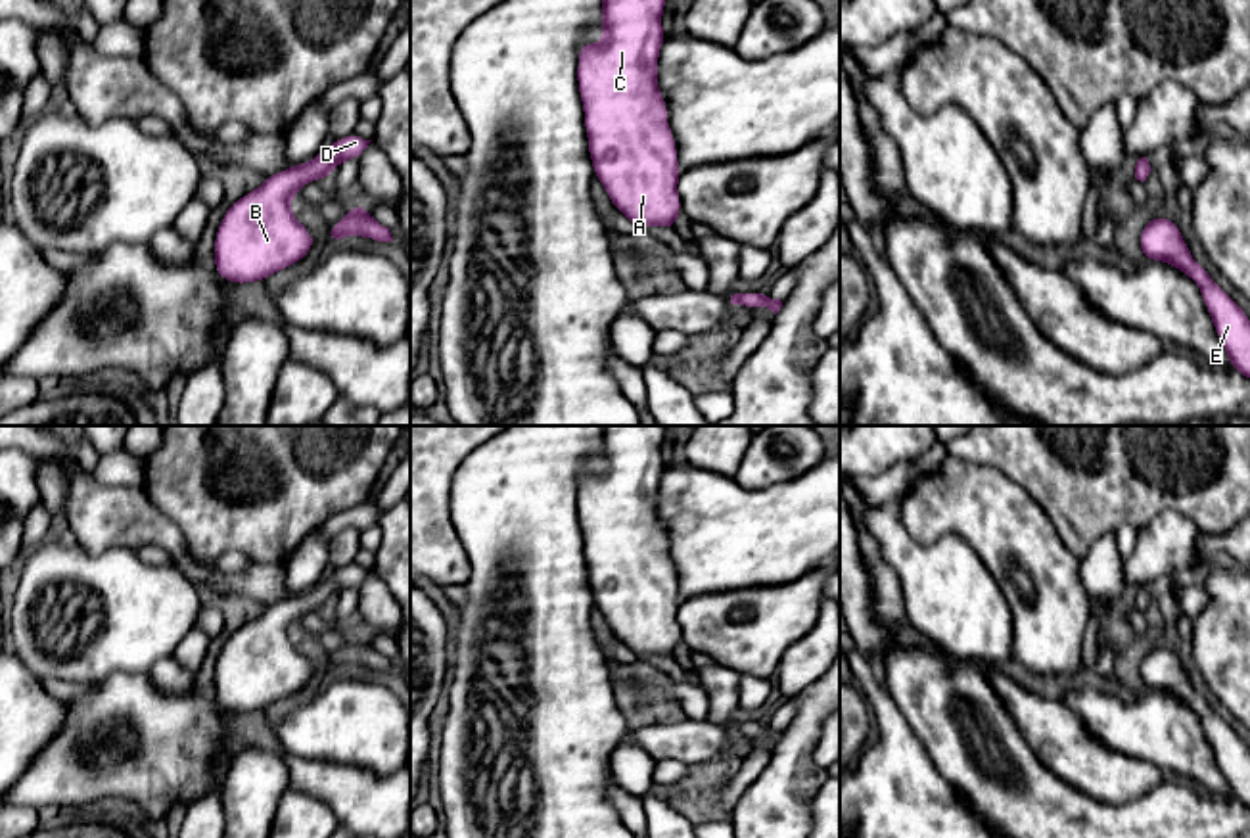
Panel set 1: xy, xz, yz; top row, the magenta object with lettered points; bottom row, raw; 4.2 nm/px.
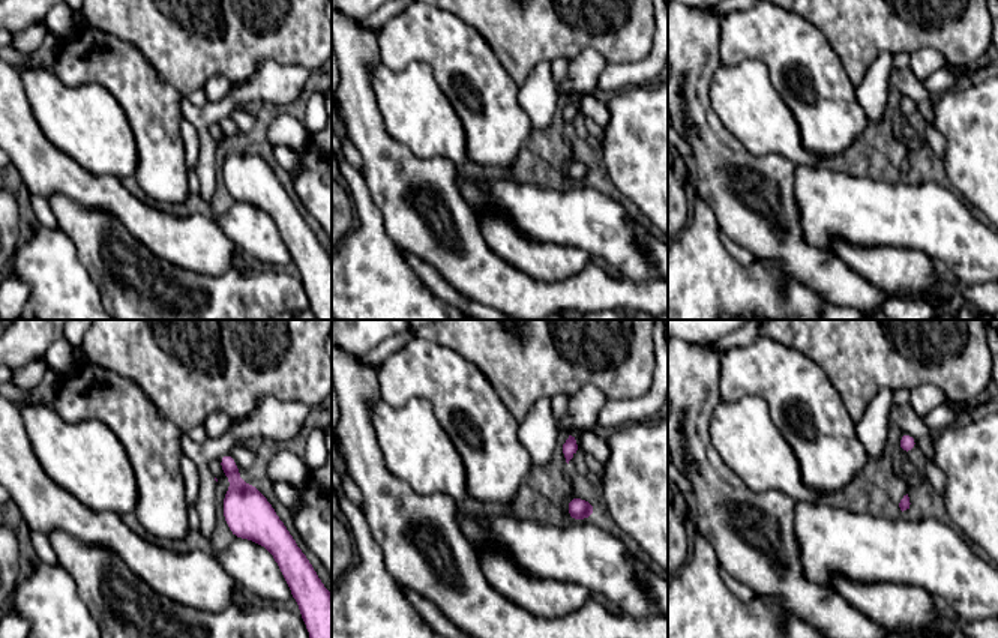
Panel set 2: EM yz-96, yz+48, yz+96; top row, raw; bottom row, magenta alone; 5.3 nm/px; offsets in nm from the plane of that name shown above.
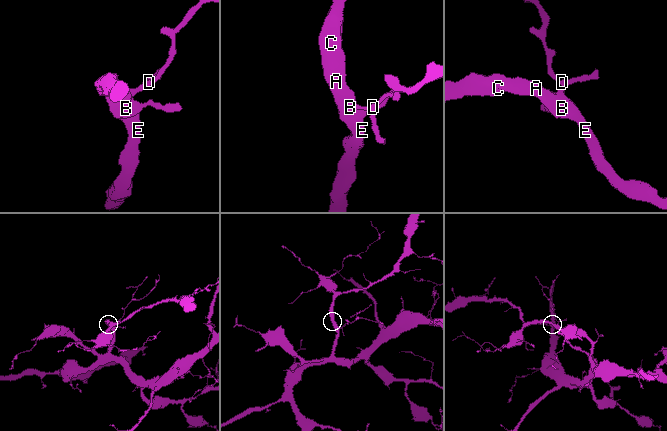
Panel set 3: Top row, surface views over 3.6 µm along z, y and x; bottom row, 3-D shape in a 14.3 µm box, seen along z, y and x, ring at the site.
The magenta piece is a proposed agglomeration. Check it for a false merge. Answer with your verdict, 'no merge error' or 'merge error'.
no merge error

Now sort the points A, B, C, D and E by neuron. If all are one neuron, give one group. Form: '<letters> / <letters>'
A B C D E

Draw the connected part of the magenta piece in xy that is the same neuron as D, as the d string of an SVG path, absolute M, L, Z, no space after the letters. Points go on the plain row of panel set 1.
M351 562L312 591L265 608L236 629L215 665L215 702L234 713L263 711L307 687L314 665L293 646L289 631L301 616L322 610L347 589L359 589L372 570Z

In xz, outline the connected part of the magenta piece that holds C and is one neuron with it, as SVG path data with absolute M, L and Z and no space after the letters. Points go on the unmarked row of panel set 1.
M602 426L600 474L579 476L577 516L592 598L637 660L675 658L681 606L658 518L667 426Z

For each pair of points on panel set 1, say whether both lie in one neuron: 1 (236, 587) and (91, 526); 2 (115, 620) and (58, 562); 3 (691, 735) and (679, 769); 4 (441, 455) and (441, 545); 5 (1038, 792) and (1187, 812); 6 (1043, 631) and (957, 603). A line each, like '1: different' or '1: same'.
1: same
2: same
3: different
4: same
5: same
6: different

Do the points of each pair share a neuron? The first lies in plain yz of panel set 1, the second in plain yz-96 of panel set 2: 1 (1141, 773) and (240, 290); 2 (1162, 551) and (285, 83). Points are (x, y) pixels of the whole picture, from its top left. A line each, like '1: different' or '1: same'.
1: different
2: same

